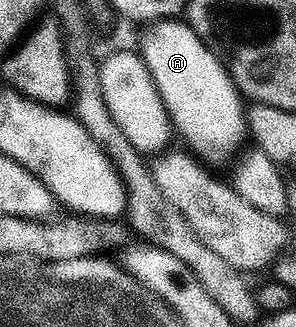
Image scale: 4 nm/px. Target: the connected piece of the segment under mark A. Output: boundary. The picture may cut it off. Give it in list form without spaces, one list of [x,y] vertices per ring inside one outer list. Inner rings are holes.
[[[183,20],[158,21],[145,29],[148,30],[140,37],[138,52],[162,95],[175,132],[179,136],[181,133],[187,148],[205,162],[234,156],[244,137],[246,141],[249,136],[248,118],[245,98],[232,82],[223,61],[212,52],[205,38],[199,37]]]

